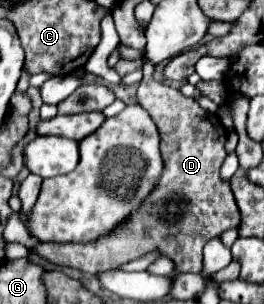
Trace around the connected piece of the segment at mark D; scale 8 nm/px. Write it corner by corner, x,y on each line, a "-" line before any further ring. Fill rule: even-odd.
154,64
144,66
144,78
138,88
138,102
152,114
162,138
160,150
164,158
164,174
156,186
156,192
144,200
140,214
120,226
116,234
104,236
90,244
42,242
40,246
36,246
34,252
48,258
50,262
96,274
100,270
122,266
152,250
160,250
160,254
176,262
176,272
200,272
204,244
210,238
218,238
224,230
240,224
240,210
234,202
230,182
222,180
220,176
220,168
226,158
224,124
218,118
210,118
216,114
200,108
194,98
186,98
180,90
152,80
152,72
-
168,202
178,202
184,212
168,216

